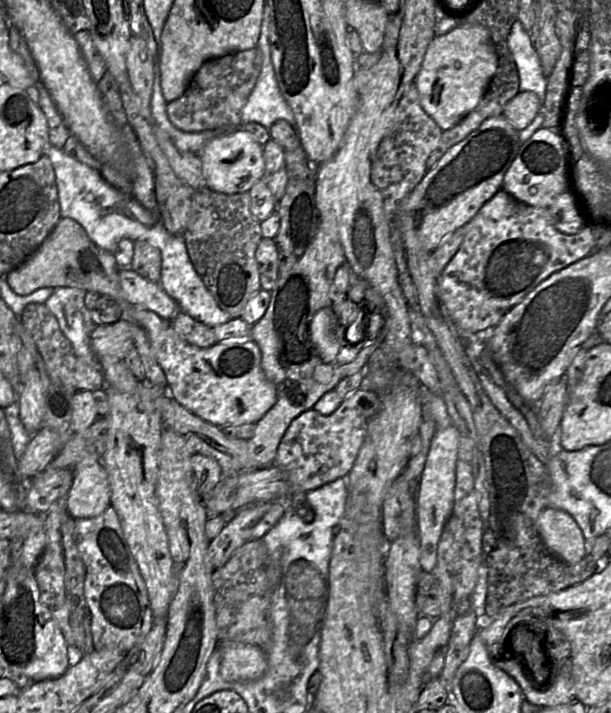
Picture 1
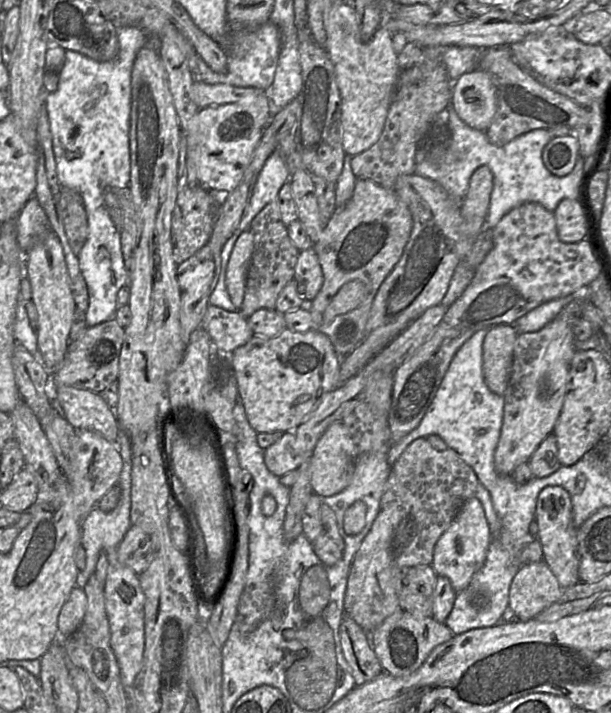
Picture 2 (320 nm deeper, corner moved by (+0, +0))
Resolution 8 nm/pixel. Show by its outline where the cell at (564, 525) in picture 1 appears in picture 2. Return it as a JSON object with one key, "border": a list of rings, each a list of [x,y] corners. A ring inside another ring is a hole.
{"border":[[[547,486],[539,493],[535,521],[537,524],[536,539],[540,542],[543,561],[551,569],[563,589],[574,586],[580,581],[577,556],[577,529],[572,519],[572,504],[569,493],[560,486]]]}

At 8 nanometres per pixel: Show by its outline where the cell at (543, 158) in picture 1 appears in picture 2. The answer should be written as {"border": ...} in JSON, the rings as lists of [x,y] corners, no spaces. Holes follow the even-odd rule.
{"border":[[[575,135],[554,137],[543,149],[544,165],[552,174],[566,176],[573,170],[580,156],[579,149],[579,141]]]}

